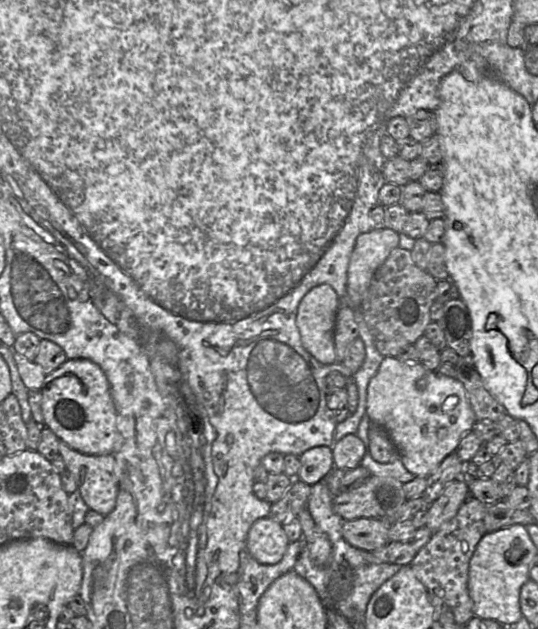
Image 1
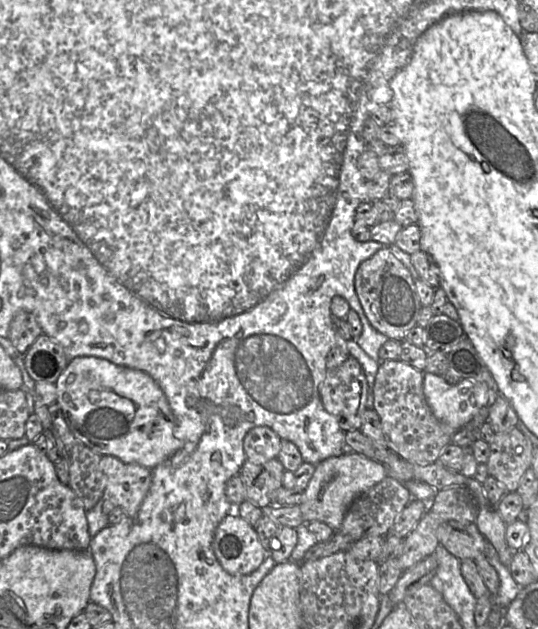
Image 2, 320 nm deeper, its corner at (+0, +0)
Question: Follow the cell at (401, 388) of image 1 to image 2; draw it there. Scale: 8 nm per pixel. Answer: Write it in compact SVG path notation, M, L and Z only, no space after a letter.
M423 372L423 391L430 409L439 421L456 430L466 426L483 407L490 407L495 398L498 397L497 390L488 386L485 382L465 378L455 385L451 385L446 382L443 376Z

